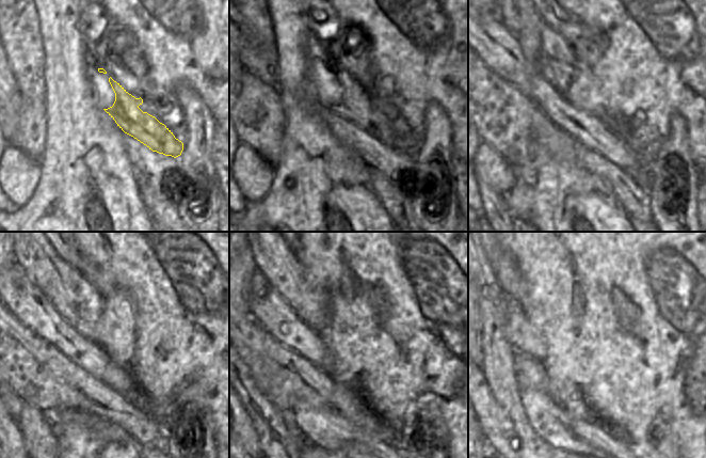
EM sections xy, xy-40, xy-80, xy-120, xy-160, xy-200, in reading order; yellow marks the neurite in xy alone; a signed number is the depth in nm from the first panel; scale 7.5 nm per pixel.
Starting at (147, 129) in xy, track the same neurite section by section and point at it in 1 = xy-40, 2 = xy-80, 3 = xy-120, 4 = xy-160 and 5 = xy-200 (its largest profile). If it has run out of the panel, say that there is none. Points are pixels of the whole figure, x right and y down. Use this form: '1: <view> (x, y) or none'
1: xy-40 (356, 105)
2: xy-80 (538, 43)
3: xy-120 (70, 294)
4: xy-160 (274, 259)
5: xy-200 (494, 253)

